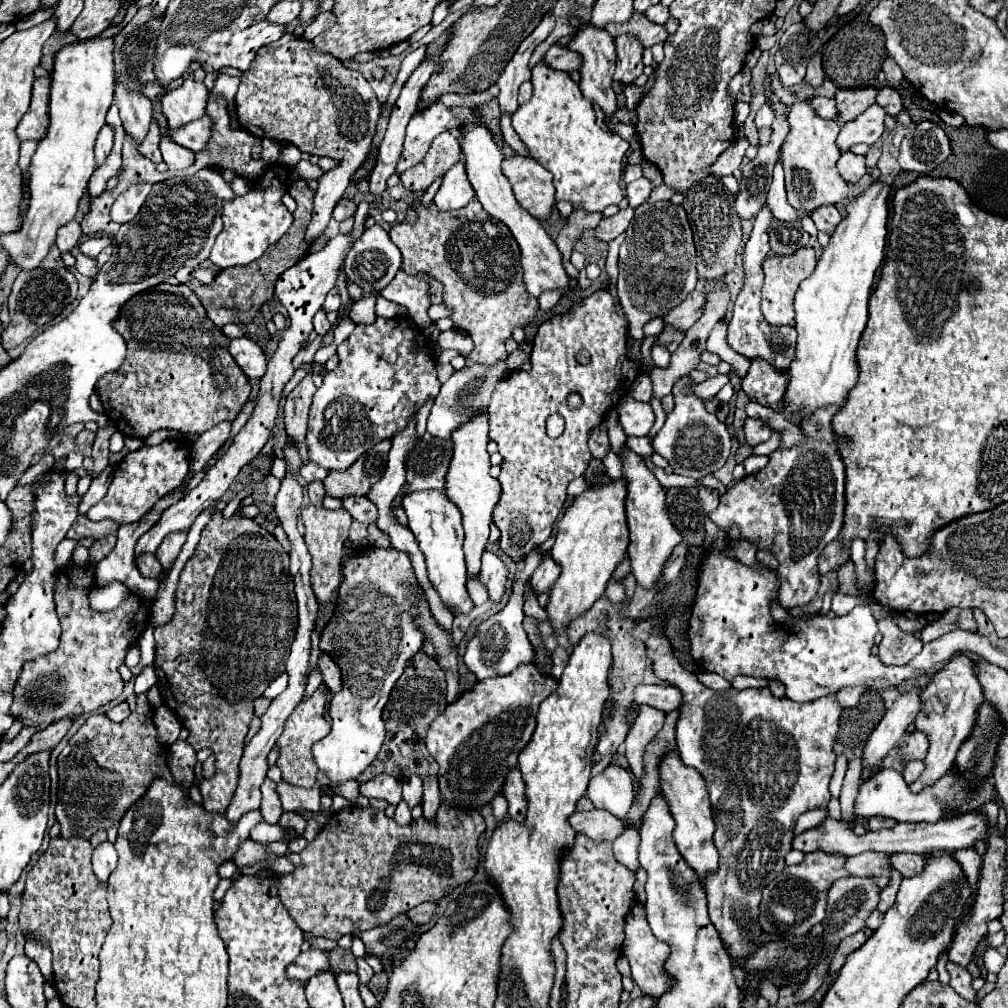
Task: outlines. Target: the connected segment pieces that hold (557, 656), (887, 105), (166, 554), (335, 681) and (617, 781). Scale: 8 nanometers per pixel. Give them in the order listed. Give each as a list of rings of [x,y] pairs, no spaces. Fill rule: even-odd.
[[[556,646],[552,652],[552,676],[554,676],[554,680],[560,680],[566,664],[568,664],[568,650],[562,646]]]
[[[882,88],[878,92],[876,102],[890,114],[890,116],[898,116],[898,112],[902,112],[902,98],[894,88]]]
[[[172,532],[170,536],[166,536],[166,540],[162,540],[162,544],[156,550],[156,558],[162,564],[162,568],[170,568],[174,564],[184,542],[186,542],[186,532]]]
[[[322,654],[318,658],[318,670],[322,674],[322,684],[334,694],[334,692],[340,692],[342,688],[342,680],[340,680],[340,670],[338,666],[332,662],[332,658],[328,654]]]
[[[616,764],[606,766],[600,774],[590,778],[586,796],[596,808],[608,810],[618,818],[624,818],[634,802],[632,798],[632,774]]]

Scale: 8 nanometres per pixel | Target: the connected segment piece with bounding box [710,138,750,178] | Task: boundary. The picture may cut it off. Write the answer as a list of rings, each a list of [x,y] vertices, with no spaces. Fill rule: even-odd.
[[[740,138],[740,140],[736,140],[712,166],[710,166],[710,170],[718,176],[718,178],[722,178],[722,176],[728,176],[728,174],[732,174],[738,166],[740,166],[740,162],[742,162],[742,158],[744,158],[744,152],[746,152],[746,148],[748,148],[750,144],[748,144],[748,140],[746,138]]]

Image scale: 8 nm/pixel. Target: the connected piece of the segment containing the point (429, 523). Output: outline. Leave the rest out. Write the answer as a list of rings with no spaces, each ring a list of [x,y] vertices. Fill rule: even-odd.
[[[410,492],[402,498],[402,508],[408,516],[408,528],[414,532],[420,550],[426,556],[428,578],[432,586],[438,590],[442,602],[446,606],[456,608],[462,614],[472,610],[472,600],[466,590],[466,562],[462,552],[464,530],[460,524],[460,512],[456,504],[450,502],[446,492]]]

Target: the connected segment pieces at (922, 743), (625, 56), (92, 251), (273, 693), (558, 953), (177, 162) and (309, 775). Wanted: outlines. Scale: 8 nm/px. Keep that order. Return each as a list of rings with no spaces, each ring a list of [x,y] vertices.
[[[914,732],[908,736],[906,746],[900,750],[898,758],[902,760],[902,764],[908,764],[910,760],[924,760],[926,756],[926,748],[928,748],[928,740],[924,732]]]
[[[618,36],[616,38],[616,72],[614,80],[622,84],[632,84],[642,74],[642,44],[636,40],[636,36]]]
[[[102,236],[102,238],[94,238],[94,240],[86,240],[86,242],[82,242],[80,248],[82,248],[82,252],[86,252],[86,256],[96,258],[96,256],[102,252],[102,248],[106,248],[106,246],[112,244],[112,240],[114,240],[114,238]]]
[[[284,672],[284,674],[280,674],[280,676],[266,688],[264,696],[266,696],[266,698],[276,698],[276,696],[286,688],[286,684],[288,684],[288,676],[286,676],[286,672]]]
[[[558,938],[552,940],[552,956],[556,967],[552,992],[562,992],[562,984],[564,984],[566,974],[566,953]]]
[[[168,138],[160,140],[160,152],[162,152],[164,162],[168,164],[168,170],[184,170],[194,164],[194,152],[174,144]]]
[[[314,692],[314,696],[310,700],[300,702],[298,708],[286,720],[284,732],[276,742],[280,746],[280,758],[276,766],[282,770],[282,780],[286,784],[300,786],[300,788],[312,788],[316,784],[318,766],[314,764],[314,758],[312,758],[312,746],[330,732],[330,724],[324,718],[324,710],[326,710],[326,696],[322,692]]]

